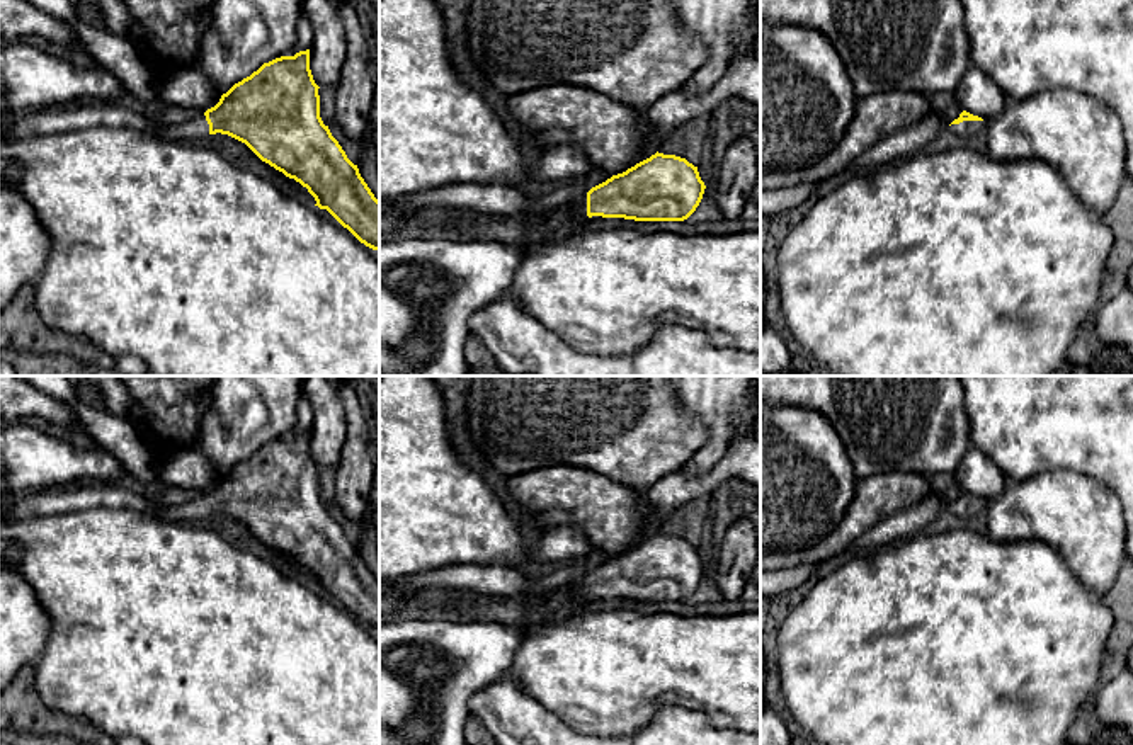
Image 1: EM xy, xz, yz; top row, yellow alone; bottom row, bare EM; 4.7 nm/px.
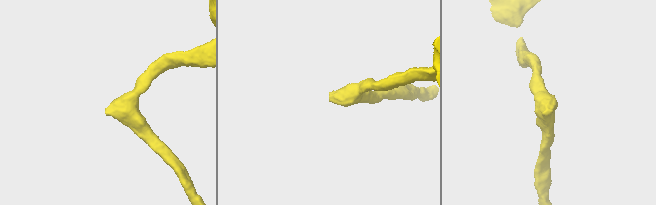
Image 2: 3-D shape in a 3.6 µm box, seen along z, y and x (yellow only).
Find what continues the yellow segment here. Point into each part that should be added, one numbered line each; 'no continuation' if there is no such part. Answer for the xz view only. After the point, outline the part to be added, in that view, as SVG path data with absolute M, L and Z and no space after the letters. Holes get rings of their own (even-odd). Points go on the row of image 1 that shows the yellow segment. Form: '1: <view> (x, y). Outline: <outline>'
1: xz (577, 208). Outline: M582 194L575 197L572 202L560 206L560 208L553 208L553 209L565 209L566 219L577 221L578 218L587 216L587 194Z

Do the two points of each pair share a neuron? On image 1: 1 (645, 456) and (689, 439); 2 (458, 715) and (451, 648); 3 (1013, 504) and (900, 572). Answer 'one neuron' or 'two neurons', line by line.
1: one neuron
2: one neuron
3: two neurons

